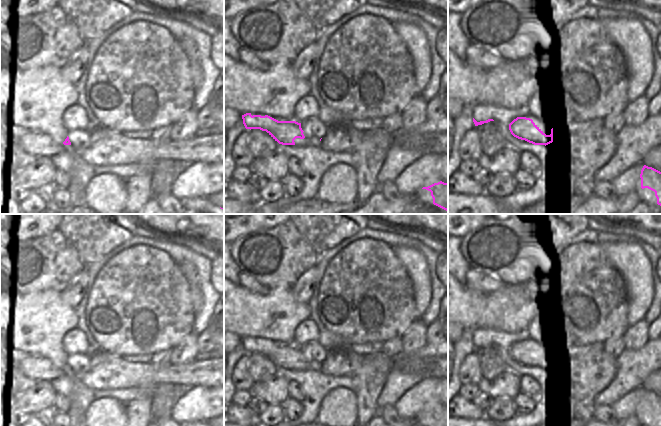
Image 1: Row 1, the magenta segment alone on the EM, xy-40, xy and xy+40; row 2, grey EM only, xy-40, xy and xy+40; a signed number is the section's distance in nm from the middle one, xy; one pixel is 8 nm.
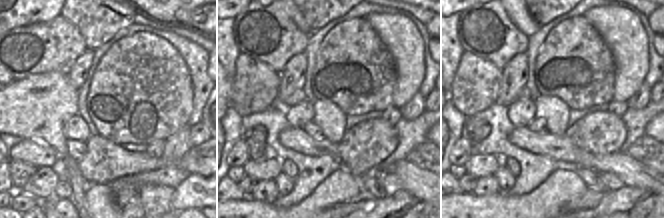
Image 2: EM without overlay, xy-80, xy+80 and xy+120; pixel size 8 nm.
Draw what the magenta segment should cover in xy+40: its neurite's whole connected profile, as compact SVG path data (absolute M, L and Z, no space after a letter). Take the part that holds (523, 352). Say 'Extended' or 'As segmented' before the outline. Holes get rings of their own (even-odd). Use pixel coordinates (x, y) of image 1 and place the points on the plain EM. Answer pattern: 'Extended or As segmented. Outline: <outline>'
As segmented. Outline: M517 341L509 348L509 354L511 358L521 364L525 364L534 369L548 369L553 366L553 352L551 353L551 358L546 359L530 342Z

